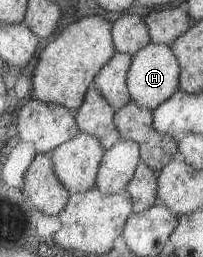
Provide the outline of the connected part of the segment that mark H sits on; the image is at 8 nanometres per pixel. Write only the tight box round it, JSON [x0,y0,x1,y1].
[127,43,182,111]

